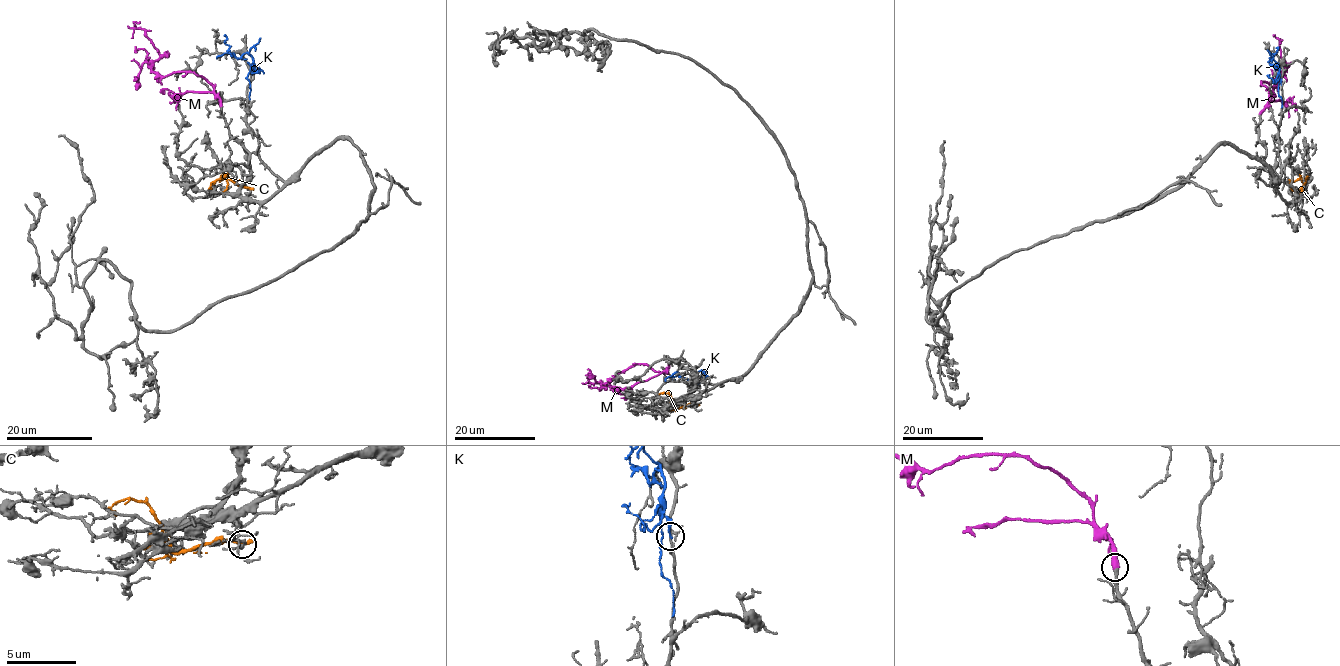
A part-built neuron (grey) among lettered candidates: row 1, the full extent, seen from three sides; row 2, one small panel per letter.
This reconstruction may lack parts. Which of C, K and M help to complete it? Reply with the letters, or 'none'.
M

